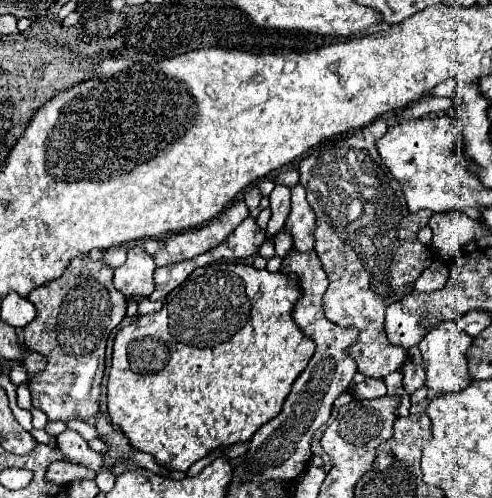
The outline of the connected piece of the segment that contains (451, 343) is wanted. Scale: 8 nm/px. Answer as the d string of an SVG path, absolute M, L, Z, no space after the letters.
M441 322L429 330L429 334L421 340L419 350L423 356L423 370L425 370L425 388L437 392L437 394L457 394L463 392L469 384L469 372L467 372L467 358L465 352L469 350L473 338L469 338L463 330L457 330L457 324Z

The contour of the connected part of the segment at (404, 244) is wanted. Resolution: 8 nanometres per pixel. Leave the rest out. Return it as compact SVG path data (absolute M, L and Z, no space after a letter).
M377 118L369 126L341 138L325 140L309 156L299 162L301 184L307 192L307 202L311 204L317 222L313 230L315 252L323 262L323 270L329 274L329 288L323 296L325 318L343 328L357 328L357 340L347 348L347 354L357 362L359 372L369 378L385 378L387 374L399 370L407 362L407 350L395 346L387 340L383 330L385 308L403 296L413 292L415 280L425 268L431 266L435 254L429 246L421 244L417 232L427 226L427 214L409 214L405 206L405 196L401 184L389 174L381 162L375 142L387 132L387 120Z

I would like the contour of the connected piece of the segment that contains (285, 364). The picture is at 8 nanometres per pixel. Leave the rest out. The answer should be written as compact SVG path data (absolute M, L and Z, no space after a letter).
M237 262L211 264L211 266L197 268L181 286L177 286L173 292L169 292L169 296L163 300L163 308L159 312L139 316L135 322L127 324L125 328L121 328L117 332L109 380L107 380L107 412L111 416L111 422L123 430L123 434L129 438L129 442L133 442L133 446L137 446L137 450L151 454L155 458L155 462L161 464L163 468L181 470L181 472L187 472L193 462L201 460L203 456L207 456L209 452L213 452L217 448L227 448L227 446L251 440L251 436L263 424L267 424L281 412L281 406L283 406L287 394L291 392L295 378L305 370L307 362L313 356L313 350L315 350L313 342L309 342L309 338L305 338L297 330L297 326L291 318L293 302L299 296L301 296L301 290L297 290L295 274L283 274L283 272L271 274L267 270L257 270L253 266L245 266L245 264L237 264Z

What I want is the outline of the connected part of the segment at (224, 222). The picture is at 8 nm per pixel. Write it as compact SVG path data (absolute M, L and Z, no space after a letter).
M237 200L205 226L189 232L179 232L161 240L161 248L153 254L153 260L157 266L167 266L171 262L195 258L221 244L247 216L249 208L243 200Z

